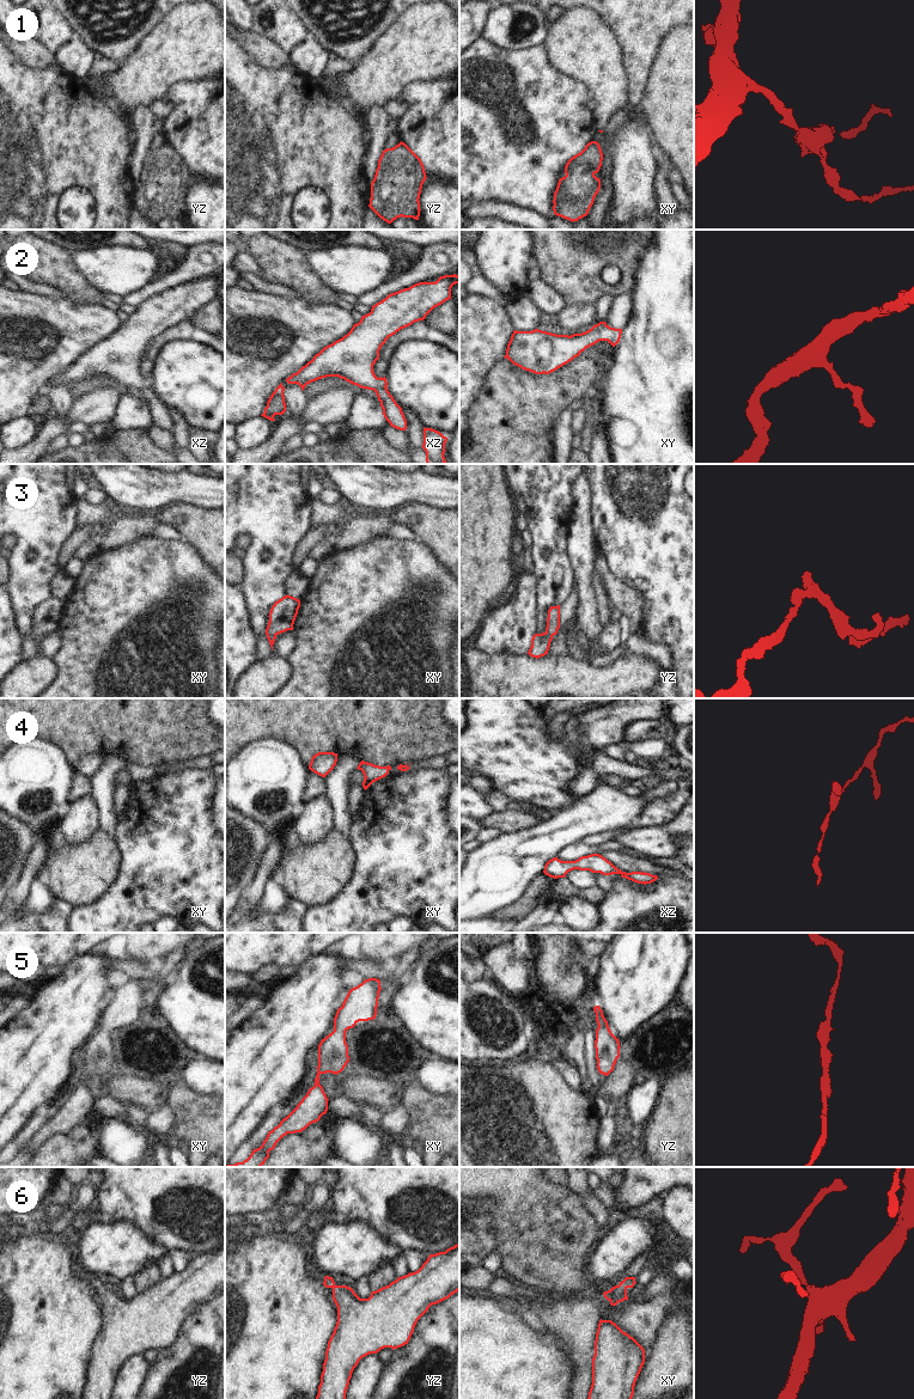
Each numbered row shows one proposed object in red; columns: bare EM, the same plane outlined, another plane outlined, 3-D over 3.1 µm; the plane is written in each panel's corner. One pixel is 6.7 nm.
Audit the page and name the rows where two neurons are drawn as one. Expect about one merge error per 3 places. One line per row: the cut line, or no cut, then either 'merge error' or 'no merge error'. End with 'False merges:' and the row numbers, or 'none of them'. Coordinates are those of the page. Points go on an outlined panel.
1: no cut | no merge error
2: no cut | no merge error
3: no cut | no merge error
4: no cut | no merge error
5: no cut | no merge error
6: no cut | no merge error
False merges: none of them

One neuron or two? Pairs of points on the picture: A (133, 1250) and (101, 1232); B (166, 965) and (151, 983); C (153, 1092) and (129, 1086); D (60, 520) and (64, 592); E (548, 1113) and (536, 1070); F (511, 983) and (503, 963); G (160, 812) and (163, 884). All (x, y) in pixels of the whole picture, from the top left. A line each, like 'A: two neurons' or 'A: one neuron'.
A: one neuron
B: one neuron
C: one neuron
D: two neurons
E: one neuron
F: one neuron
G: one neuron

